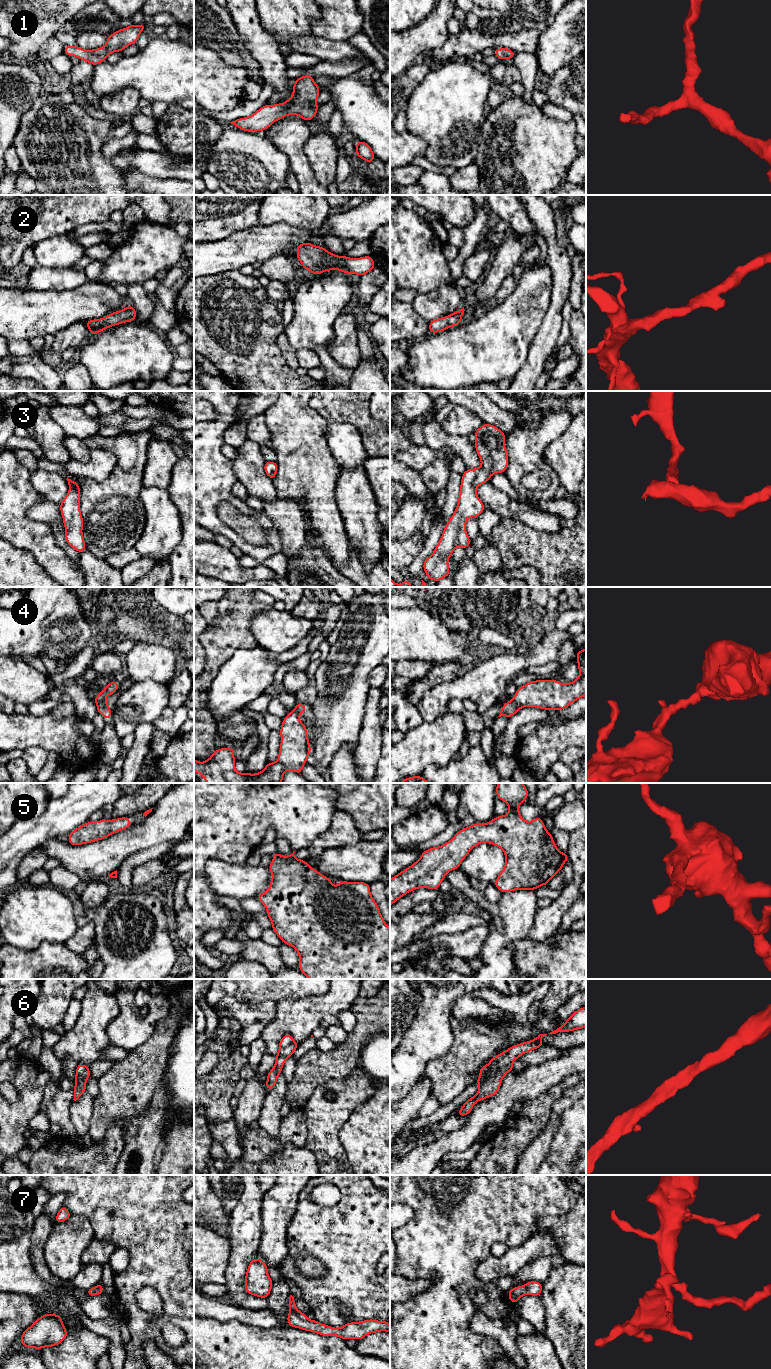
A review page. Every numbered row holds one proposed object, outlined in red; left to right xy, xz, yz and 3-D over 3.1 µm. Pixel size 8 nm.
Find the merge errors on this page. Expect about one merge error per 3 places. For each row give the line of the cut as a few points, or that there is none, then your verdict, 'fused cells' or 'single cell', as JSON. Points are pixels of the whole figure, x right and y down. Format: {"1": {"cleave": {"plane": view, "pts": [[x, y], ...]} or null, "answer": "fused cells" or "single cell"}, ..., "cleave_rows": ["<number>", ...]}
{"1": {"cleave": null, "answer": "single cell"}, "2": {"cleave": null, "answer": "single cell"}, "3": {"cleave": null, "answer": "single cell"}, "4": {"cleave": {"plane": "yz", "pts": [[513, 699], [521, 707]]}, "answer": "fused cells"}, "5": {"cleave": null, "answer": "single cell"}, "6": {"cleave": null, "answer": "single cell"}, "7": {"cleave": null, "answer": "single cell"}, "cleave_rows": ["4"]}

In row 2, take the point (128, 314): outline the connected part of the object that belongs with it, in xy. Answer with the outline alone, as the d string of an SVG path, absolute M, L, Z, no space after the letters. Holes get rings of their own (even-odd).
M129 305L125 309L113 312L101 319L88 320L86 321L86 326L88 327L90 334L96 335L102 330L114 325L134 321L136 316L136 310L132 305Z

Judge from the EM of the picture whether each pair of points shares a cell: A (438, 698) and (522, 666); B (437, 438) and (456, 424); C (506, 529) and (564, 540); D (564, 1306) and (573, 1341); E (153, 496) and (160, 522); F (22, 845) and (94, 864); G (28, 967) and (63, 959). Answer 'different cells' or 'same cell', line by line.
A: same cell
B: different cells
C: same cell
D: same cell
E: same cell
F: different cells
G: same cell

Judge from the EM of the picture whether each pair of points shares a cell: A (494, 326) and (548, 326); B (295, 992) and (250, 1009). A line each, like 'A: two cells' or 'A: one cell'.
A: two cells
B: two cells

